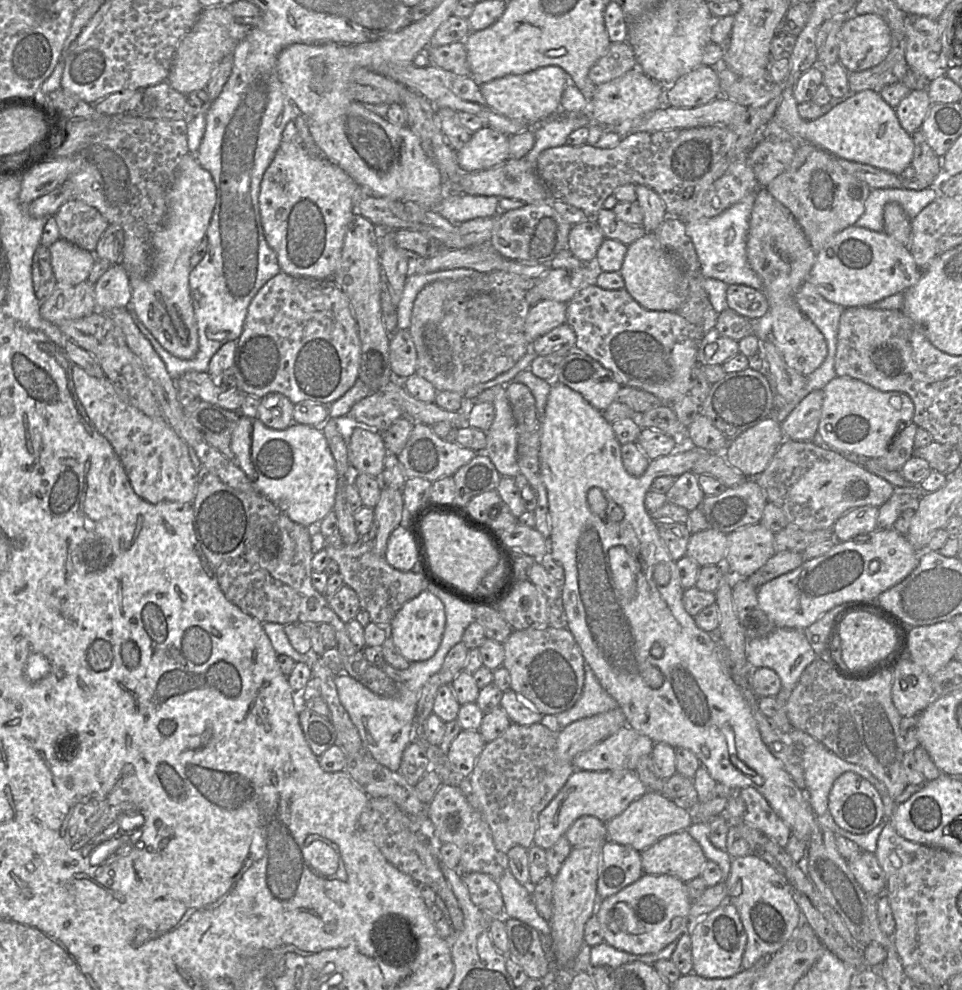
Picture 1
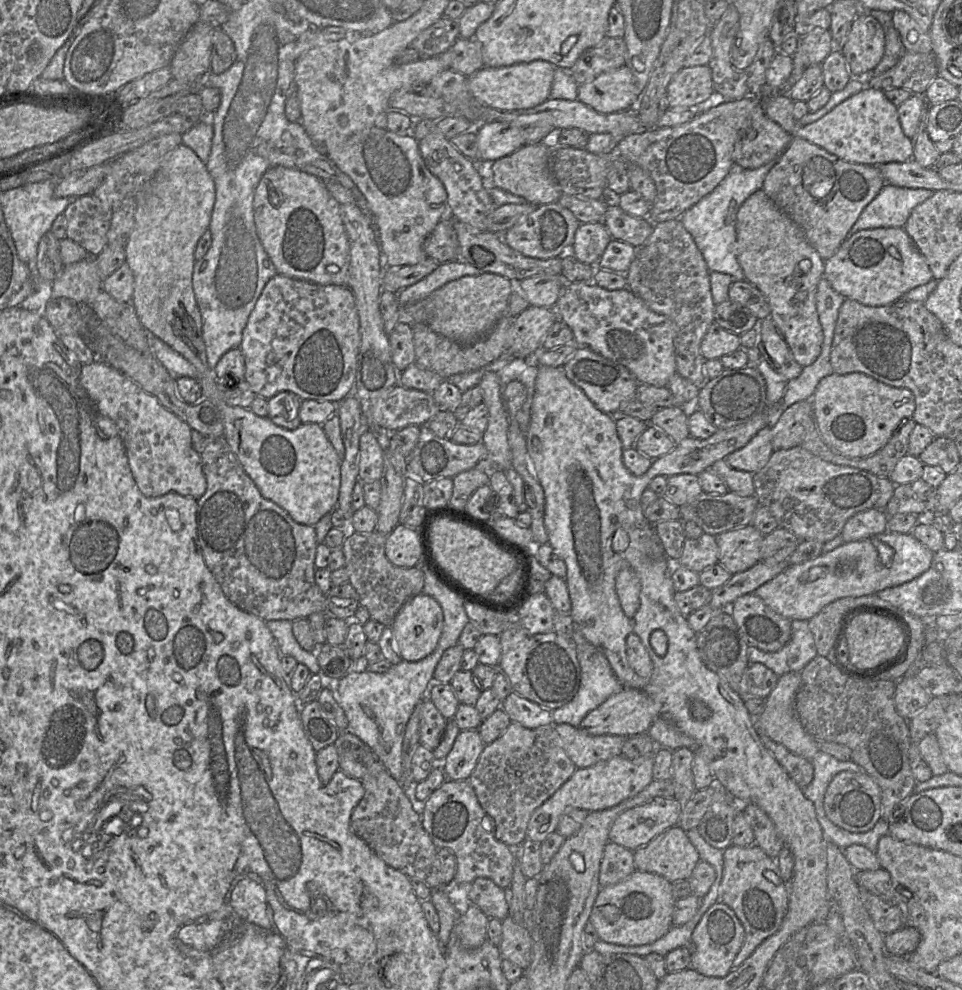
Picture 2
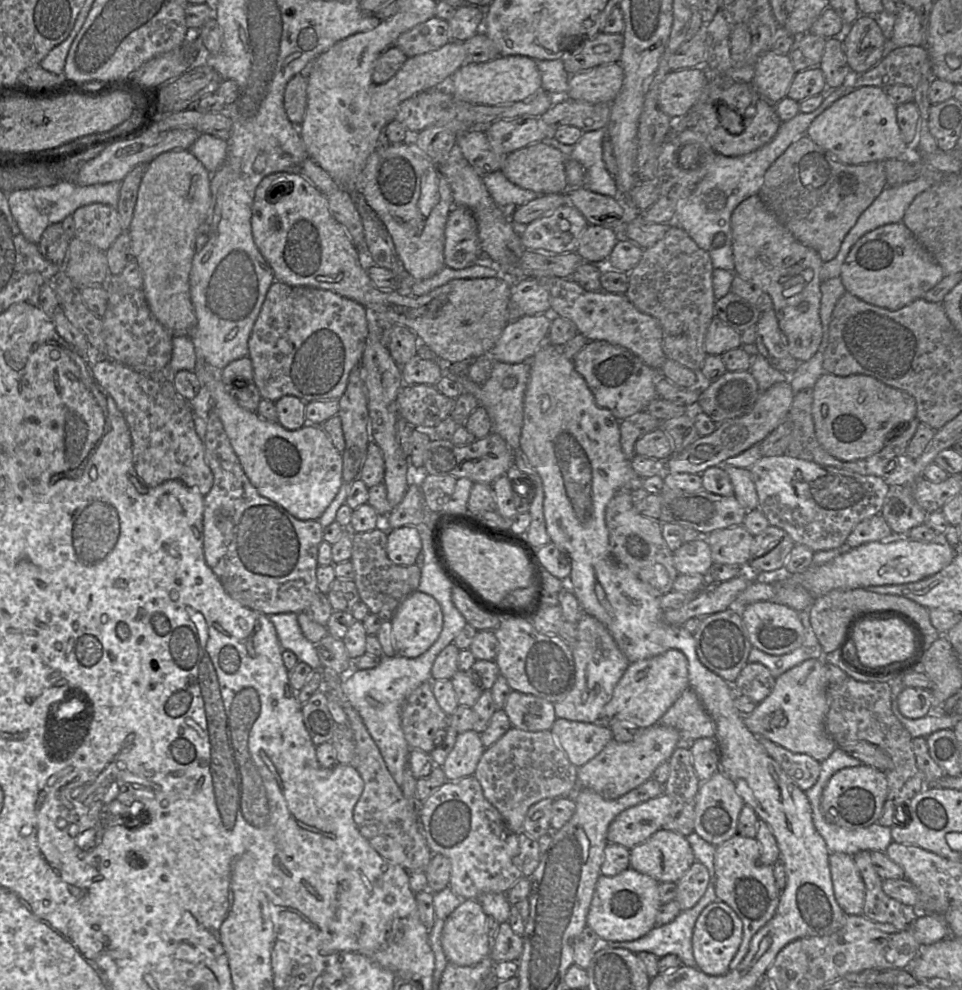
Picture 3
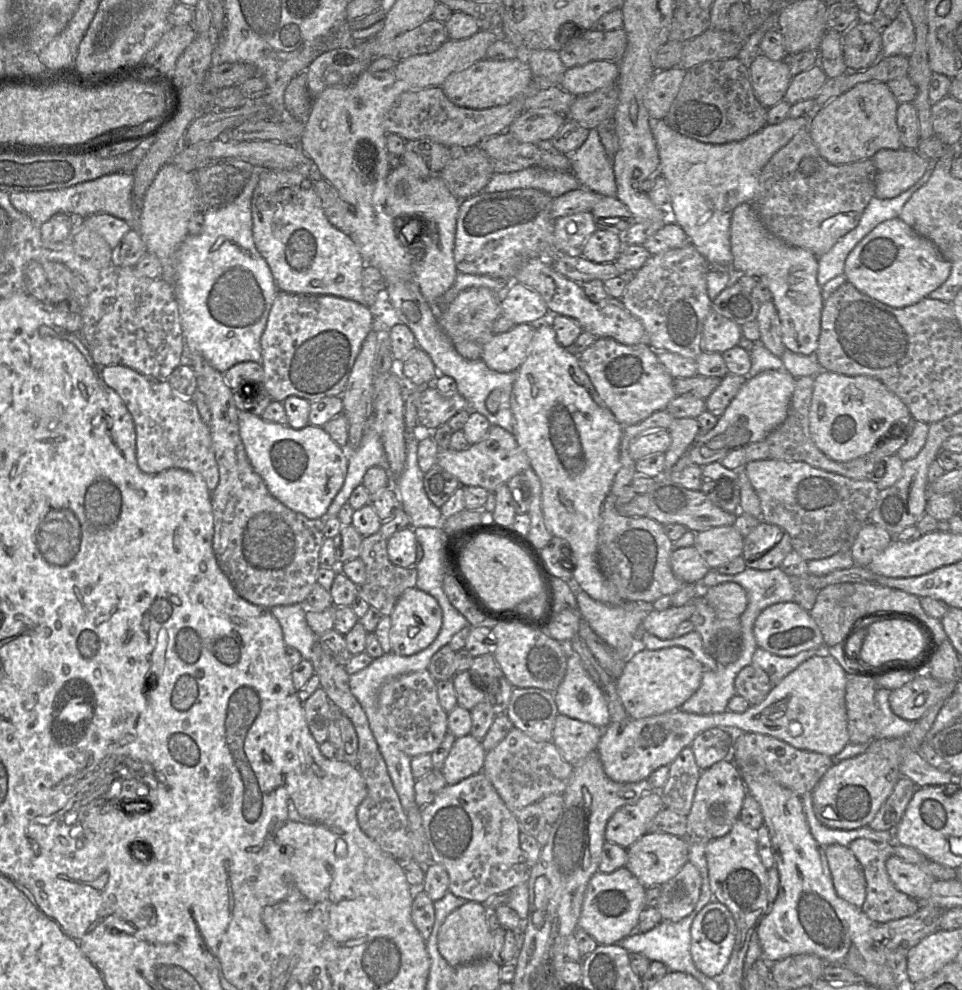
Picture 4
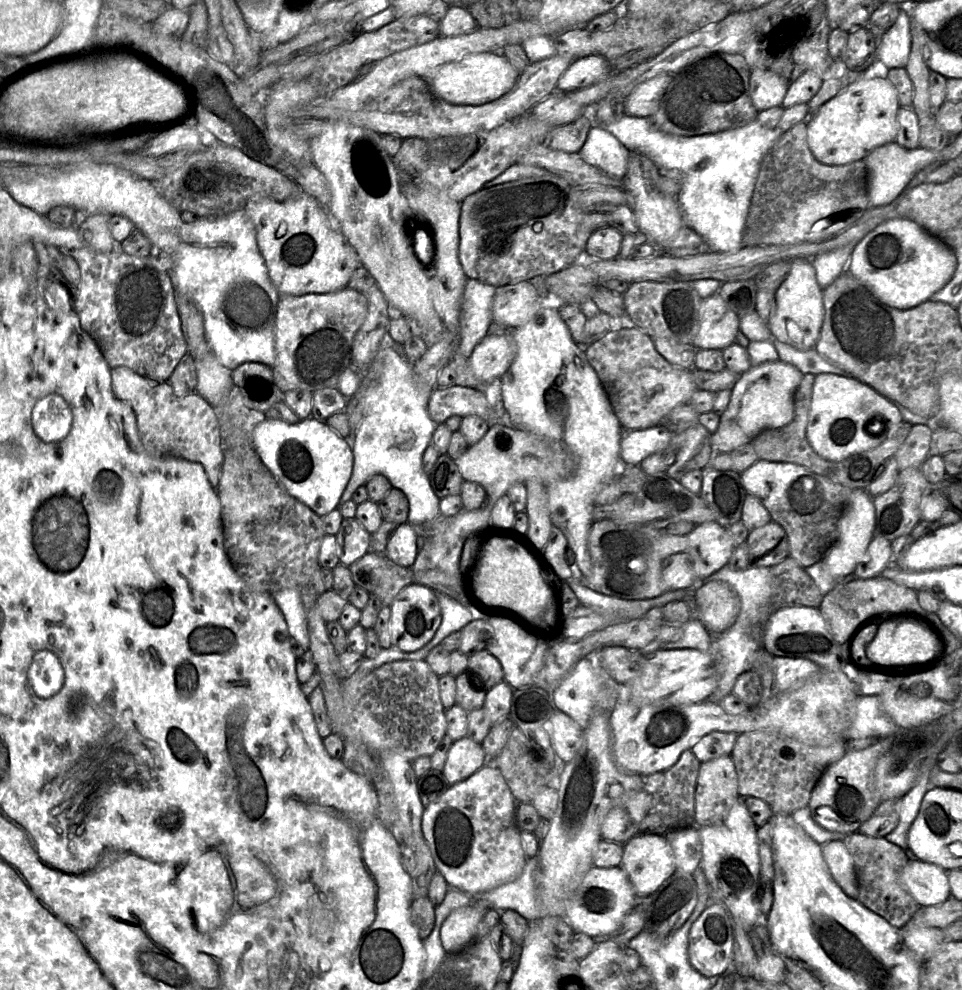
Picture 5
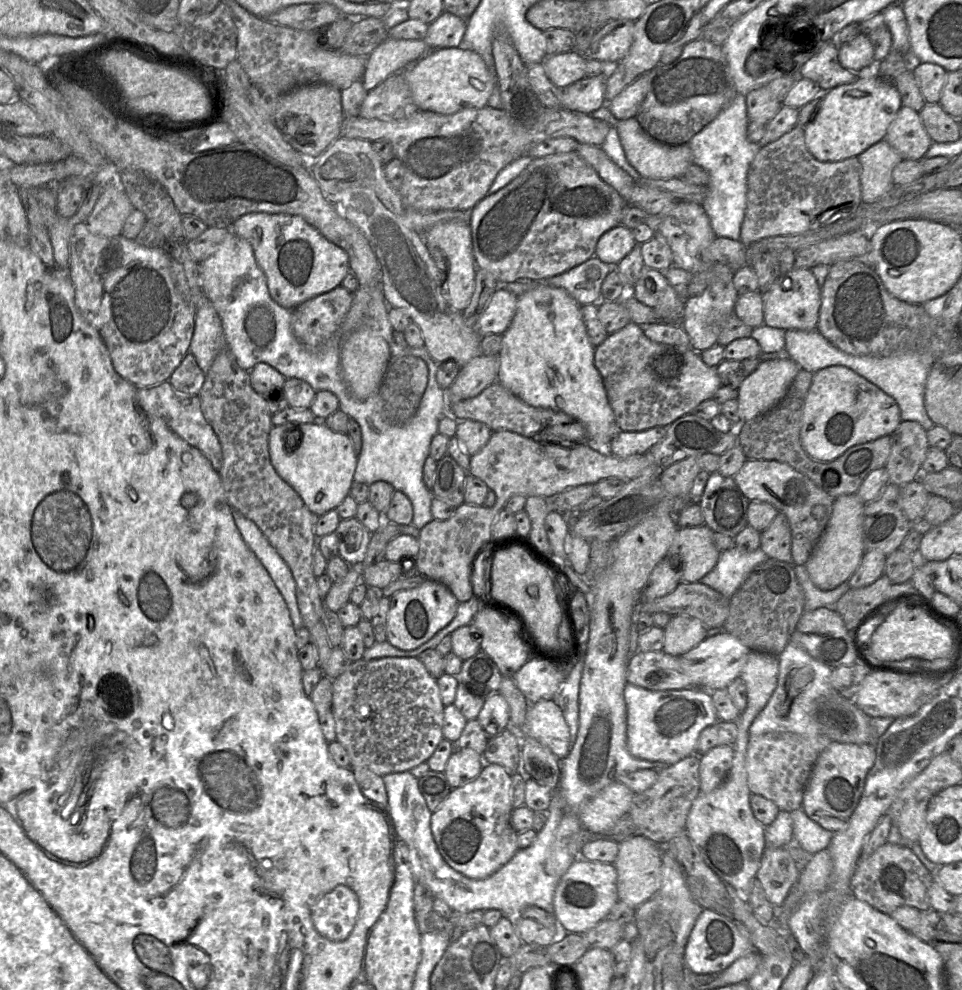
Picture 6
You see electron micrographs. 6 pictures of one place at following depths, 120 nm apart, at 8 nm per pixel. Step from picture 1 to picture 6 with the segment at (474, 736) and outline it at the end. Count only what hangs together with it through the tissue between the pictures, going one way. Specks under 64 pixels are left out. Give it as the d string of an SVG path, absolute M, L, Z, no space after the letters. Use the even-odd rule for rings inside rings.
M455 749L449 757L443 773L454 789L475 780L485 764L482 755L474 750Z

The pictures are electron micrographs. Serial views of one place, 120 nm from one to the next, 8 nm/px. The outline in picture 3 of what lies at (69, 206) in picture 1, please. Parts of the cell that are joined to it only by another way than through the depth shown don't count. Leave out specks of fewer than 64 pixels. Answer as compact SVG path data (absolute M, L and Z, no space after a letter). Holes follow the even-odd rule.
M92 203L79 207L72 216L74 237L104 252L123 232L116 208L106 204Z

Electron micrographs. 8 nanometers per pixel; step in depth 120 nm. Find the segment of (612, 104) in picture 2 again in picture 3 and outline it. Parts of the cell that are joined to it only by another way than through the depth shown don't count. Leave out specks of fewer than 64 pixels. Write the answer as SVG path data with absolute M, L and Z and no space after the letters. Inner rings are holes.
M619 62L602 64L570 75L566 97L592 104L611 104L619 94L624 71Z

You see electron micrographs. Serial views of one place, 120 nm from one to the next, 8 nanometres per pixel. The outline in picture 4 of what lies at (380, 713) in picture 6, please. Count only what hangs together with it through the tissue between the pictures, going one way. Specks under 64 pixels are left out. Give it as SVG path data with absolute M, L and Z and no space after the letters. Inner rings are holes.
M427 669L411 672L386 682L378 695L384 726L395 737L398 748L411 758L431 754L448 732L448 713L439 703L436 682Z

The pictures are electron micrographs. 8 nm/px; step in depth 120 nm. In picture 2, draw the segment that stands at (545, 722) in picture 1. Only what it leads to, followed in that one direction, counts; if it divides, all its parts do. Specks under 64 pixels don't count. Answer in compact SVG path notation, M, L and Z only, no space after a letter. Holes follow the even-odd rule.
M580 631L574 632L572 640L576 646L581 668L580 686L578 692L570 702L552 711L552 720L553 724L569 724L573 727L579 727L588 713L619 692L623 686L615 676L604 653L587 641Z

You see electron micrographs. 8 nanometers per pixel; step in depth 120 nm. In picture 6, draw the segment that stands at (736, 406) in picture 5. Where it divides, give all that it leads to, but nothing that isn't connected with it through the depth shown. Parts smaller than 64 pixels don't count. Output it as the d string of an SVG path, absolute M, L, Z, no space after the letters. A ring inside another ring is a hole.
M792 359L762 360L737 389L740 423L776 406L785 396L799 370L800 367Z

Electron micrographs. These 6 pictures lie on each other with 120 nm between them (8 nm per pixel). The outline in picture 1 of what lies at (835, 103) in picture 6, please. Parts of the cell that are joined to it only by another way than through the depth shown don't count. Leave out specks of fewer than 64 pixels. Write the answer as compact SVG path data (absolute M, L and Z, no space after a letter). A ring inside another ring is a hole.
M794 86L784 87L773 116L773 120L789 133L837 158L869 165L898 176L909 170L914 156L912 135L901 127L895 109L879 93L872 90L853 93L819 118L805 120L798 113L793 90Z

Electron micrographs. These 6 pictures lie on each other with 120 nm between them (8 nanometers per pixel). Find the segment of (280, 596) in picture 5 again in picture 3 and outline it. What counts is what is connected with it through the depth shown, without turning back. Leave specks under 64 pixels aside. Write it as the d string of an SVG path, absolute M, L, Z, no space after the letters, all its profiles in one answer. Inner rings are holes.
M293 612L267 615L274 625L278 639L284 650L292 651L299 661L308 664L313 671L320 671L316 646L302 633L298 623L298 614Z

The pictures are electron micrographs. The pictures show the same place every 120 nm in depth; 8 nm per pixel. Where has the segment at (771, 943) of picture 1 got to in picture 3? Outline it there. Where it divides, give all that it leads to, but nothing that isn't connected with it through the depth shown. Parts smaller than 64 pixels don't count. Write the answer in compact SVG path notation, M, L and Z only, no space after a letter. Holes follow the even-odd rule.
M738 833L716 846L714 855L716 896L728 904L743 923L742 942L729 964L729 970L736 969L742 962L748 953L752 937L774 916L779 904L782 891L776 884L772 865L763 864L760 856L760 843L755 838L743 837Z

